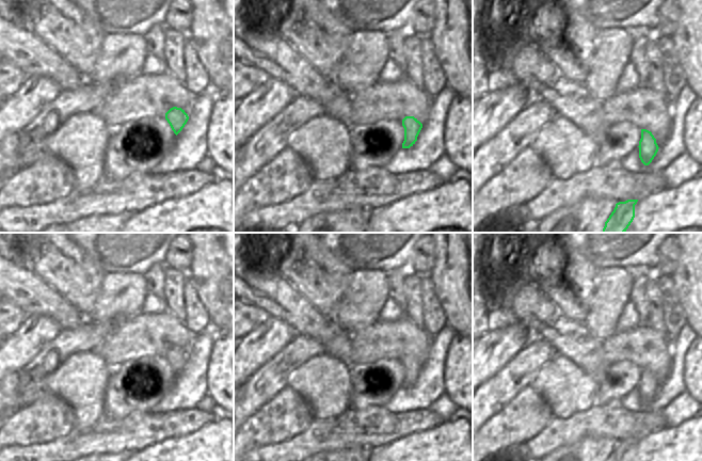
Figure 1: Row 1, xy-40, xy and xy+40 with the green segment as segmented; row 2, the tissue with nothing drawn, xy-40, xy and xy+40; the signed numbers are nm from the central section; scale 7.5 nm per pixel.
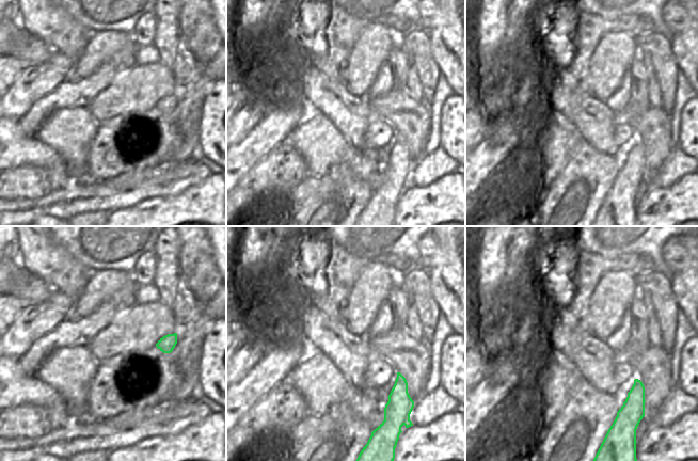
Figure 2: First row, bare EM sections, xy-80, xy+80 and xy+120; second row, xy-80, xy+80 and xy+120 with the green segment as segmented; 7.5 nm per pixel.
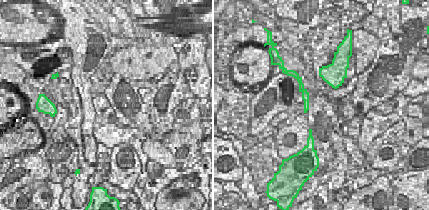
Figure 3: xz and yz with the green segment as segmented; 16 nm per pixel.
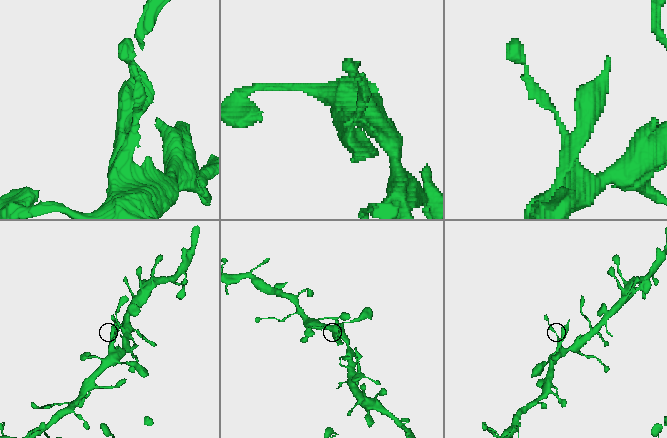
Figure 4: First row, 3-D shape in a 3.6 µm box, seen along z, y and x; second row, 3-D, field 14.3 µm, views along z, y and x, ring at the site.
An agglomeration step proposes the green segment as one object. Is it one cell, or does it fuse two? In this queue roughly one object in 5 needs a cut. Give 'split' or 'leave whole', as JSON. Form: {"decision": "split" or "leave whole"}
{"decision": "leave whole"}

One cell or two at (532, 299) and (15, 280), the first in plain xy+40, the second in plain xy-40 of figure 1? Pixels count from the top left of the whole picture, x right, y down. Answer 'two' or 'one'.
one

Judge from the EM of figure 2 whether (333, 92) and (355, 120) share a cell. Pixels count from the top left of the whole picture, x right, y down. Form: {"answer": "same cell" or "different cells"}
{"answer": "same cell"}

